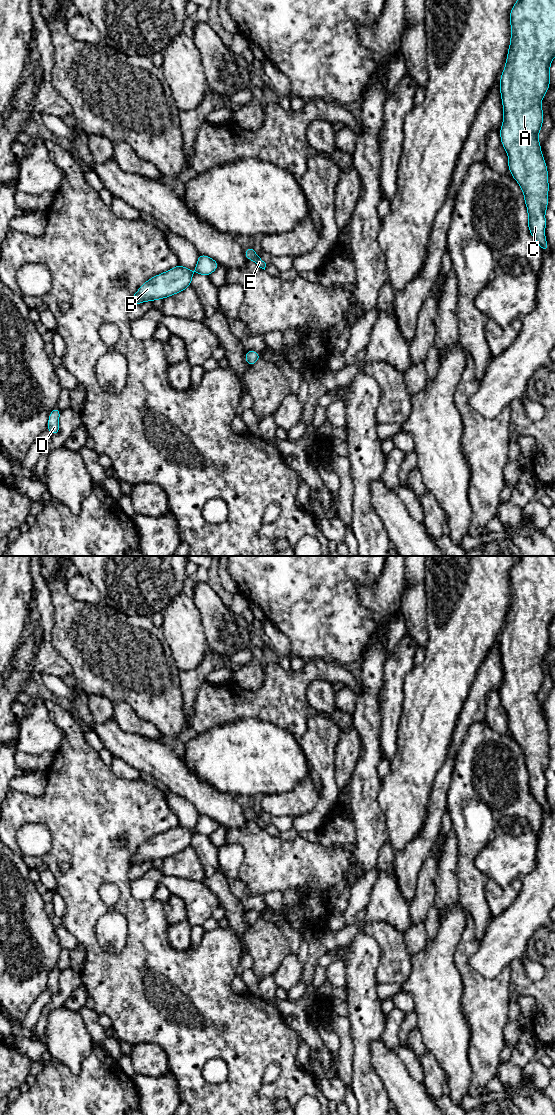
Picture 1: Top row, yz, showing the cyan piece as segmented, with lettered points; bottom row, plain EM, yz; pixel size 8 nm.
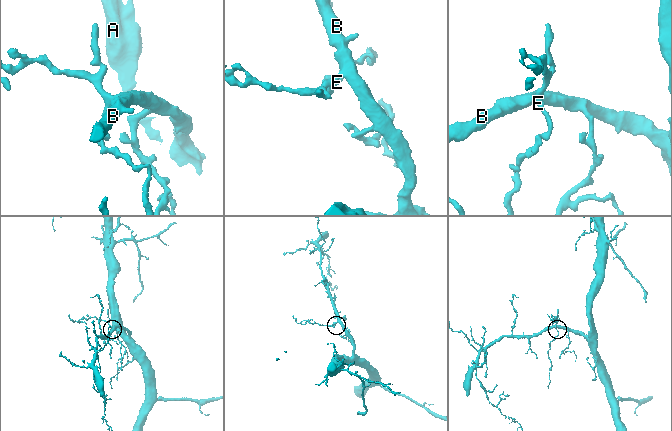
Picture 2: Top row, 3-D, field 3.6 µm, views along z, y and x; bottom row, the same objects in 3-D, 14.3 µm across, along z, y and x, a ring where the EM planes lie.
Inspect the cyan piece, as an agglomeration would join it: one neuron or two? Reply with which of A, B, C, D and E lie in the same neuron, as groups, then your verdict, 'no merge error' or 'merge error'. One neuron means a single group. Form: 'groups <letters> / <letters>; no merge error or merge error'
groups A B C D E; no merge error

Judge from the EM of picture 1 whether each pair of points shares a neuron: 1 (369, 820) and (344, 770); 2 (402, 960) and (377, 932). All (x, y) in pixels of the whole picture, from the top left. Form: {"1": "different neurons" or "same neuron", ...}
{"1": "different neurons", "2": "same neuron"}

